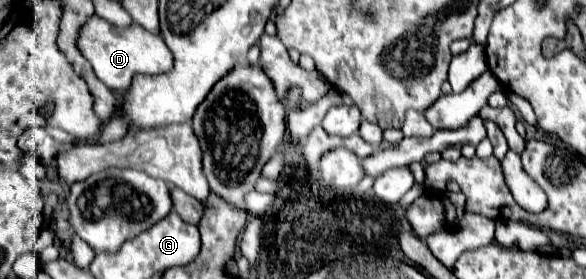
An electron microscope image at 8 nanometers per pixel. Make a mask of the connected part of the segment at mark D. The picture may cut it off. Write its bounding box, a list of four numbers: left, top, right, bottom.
[78,16,174,92]

